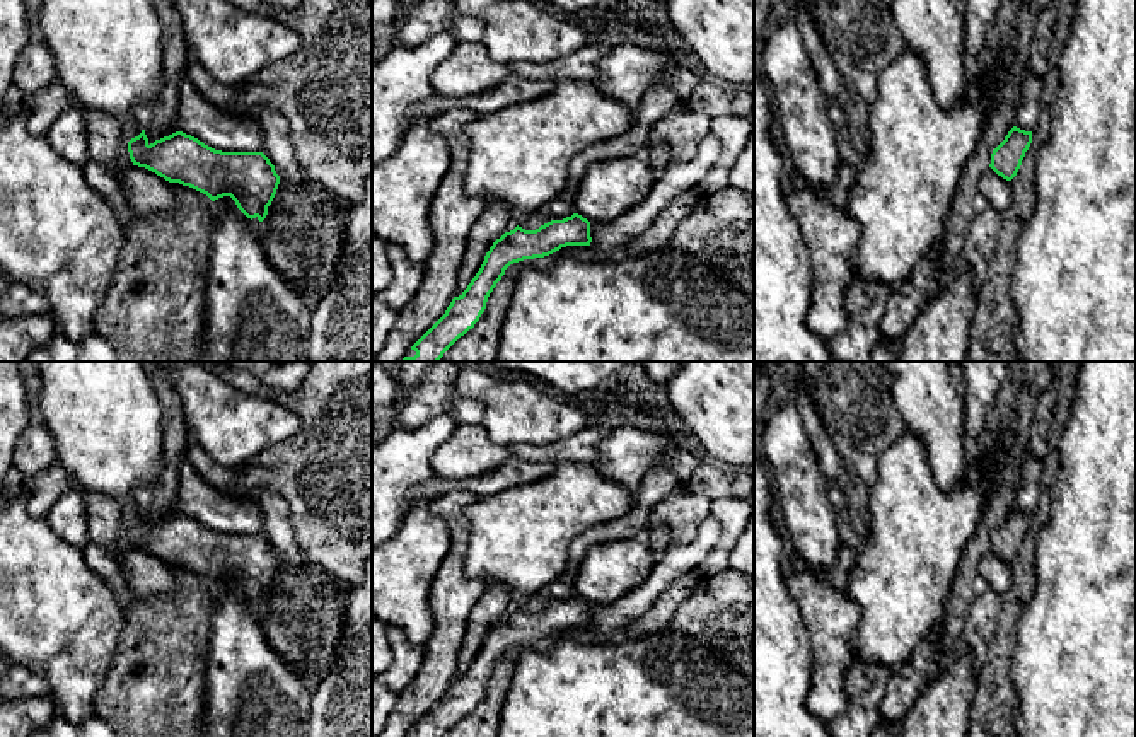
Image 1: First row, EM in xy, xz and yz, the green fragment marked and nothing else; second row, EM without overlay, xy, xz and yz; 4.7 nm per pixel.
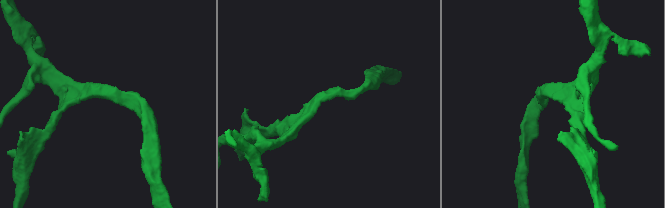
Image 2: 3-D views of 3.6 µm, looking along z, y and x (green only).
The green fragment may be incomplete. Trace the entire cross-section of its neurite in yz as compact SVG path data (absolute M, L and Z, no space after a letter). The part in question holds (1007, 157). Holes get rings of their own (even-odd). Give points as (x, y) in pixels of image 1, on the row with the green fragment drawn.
M1013 126L1005 140L993 150L989 167L1006 181L1011 181L1032 143L1032 131Z

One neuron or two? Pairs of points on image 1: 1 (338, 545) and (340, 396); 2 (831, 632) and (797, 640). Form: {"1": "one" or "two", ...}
{"1": "one", "2": "two"}

